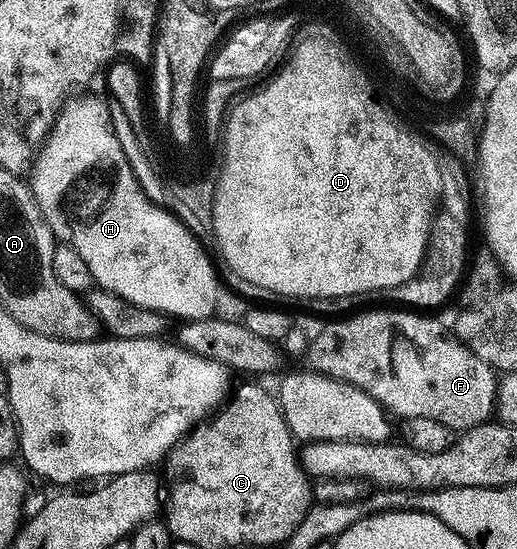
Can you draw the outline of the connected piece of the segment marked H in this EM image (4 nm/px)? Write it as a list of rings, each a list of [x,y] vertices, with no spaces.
[[[79,97],[76,101],[69,102],[60,111],[59,118],[56,119],[55,126],[52,127],[51,134],[48,135],[47,142],[43,145],[43,150],[35,157],[35,166],[31,169],[29,184],[31,186],[31,194],[34,195],[37,207],[41,211],[43,218],[46,219],[52,234],[62,244],[73,247],[73,251],[79,252],[81,259],[85,259],[86,265],[89,266],[89,271],[93,271],[93,279],[98,288],[108,289],[113,295],[117,295],[137,307],[151,309],[158,314],[166,314],[165,312],[167,312],[175,317],[183,316],[183,319],[188,320],[214,316],[216,312],[215,299],[219,287],[221,288],[217,278],[216,266],[211,266],[211,257],[199,246],[198,239],[191,234],[194,232],[172,210],[164,208],[162,205],[156,205],[146,197],[146,193],[135,178],[134,171],[130,169],[129,159],[126,158],[125,151],[122,150],[122,145],[114,133],[114,127],[111,125],[111,114],[104,98],[102,101],[99,97]]]

